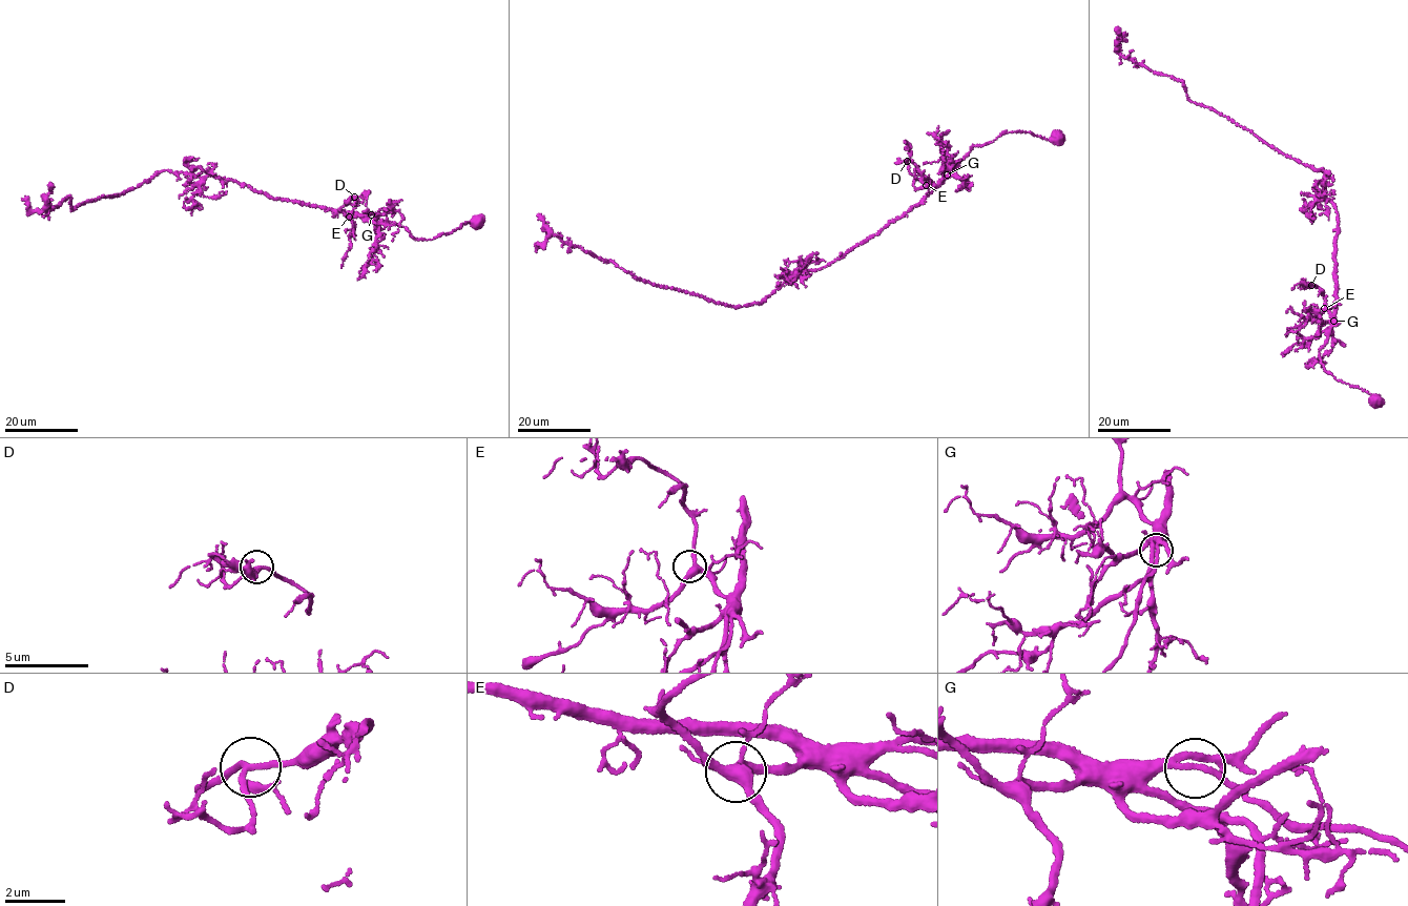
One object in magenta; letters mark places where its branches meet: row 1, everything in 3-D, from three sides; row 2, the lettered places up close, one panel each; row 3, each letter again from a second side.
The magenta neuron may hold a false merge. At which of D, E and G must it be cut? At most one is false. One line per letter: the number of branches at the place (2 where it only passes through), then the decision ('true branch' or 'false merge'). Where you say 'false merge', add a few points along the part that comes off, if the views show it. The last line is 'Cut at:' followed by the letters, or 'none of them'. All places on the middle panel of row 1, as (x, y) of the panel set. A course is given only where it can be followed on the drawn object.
D: branches 3; true branch
E: branches 3; true branch
G: branches 3; true branch
Cut at: none of them

